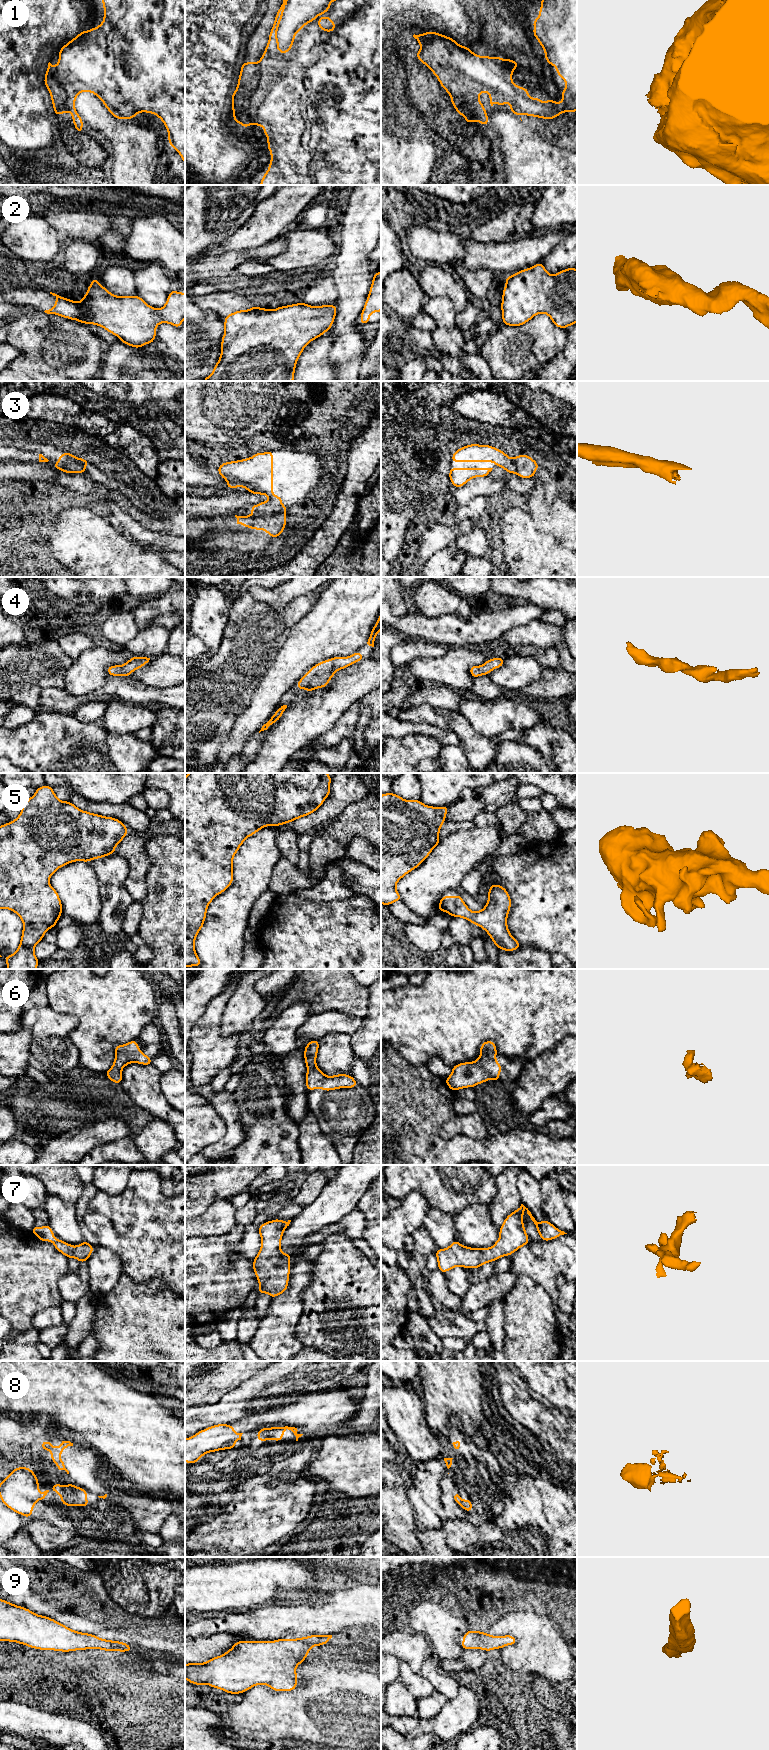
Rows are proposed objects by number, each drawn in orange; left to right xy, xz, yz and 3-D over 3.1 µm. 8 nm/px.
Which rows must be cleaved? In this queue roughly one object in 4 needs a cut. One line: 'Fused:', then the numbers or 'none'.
Fused: 1, 3

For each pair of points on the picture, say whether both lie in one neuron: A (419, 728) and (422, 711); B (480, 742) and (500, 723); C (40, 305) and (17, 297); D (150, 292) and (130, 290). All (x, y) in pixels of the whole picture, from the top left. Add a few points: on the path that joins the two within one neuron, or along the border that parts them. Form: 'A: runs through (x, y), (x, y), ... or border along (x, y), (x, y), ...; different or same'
A: border along (397, 717), (403, 721), (427, 722), (443, 729); different
B: border along (468, 720), (476, 731), (491, 739); different
C: runs through (34, 299), (32, 297), (23, 297); same
D: border along (133, 271), (133, 281), (137, 294); different

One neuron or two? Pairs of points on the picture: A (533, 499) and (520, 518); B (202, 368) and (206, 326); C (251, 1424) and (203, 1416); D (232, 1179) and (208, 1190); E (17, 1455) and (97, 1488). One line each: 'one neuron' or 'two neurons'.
A: one neuron
B: one neuron
C: two neurons
D: one neuron
E: one neuron

